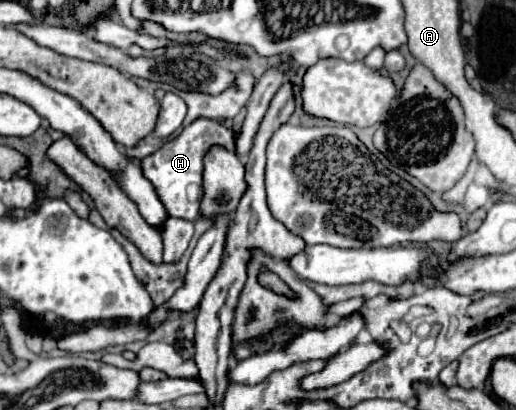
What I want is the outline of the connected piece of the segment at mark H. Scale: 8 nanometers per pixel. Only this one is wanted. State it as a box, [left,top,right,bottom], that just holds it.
[139,119,235,221]

